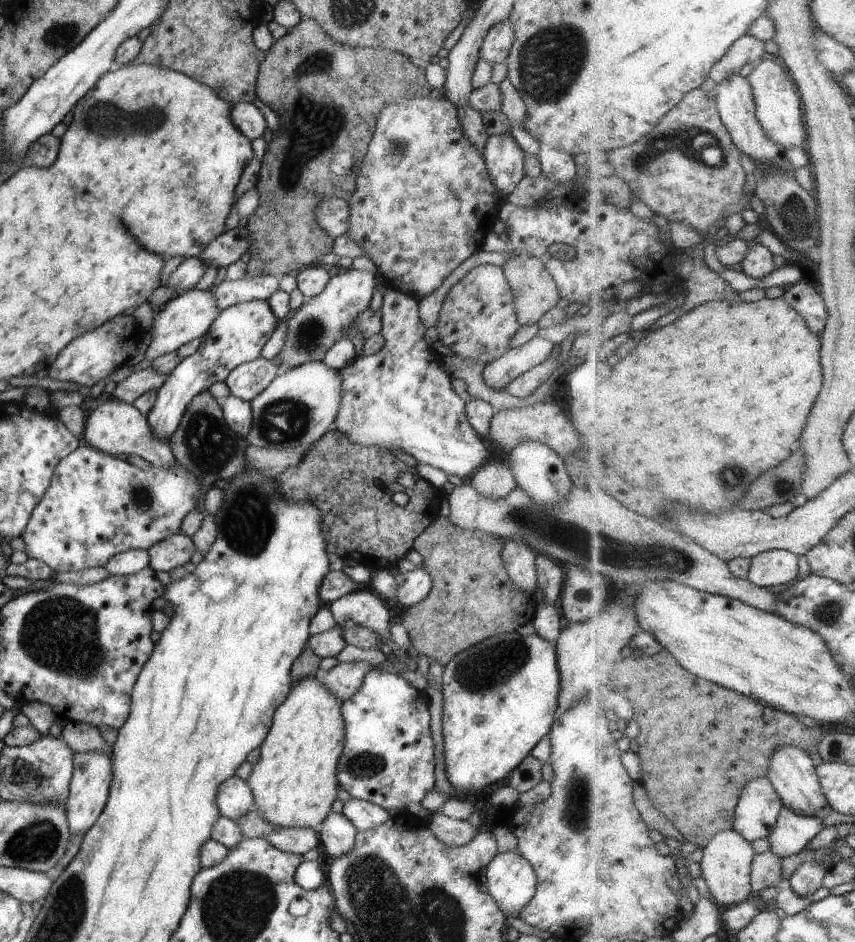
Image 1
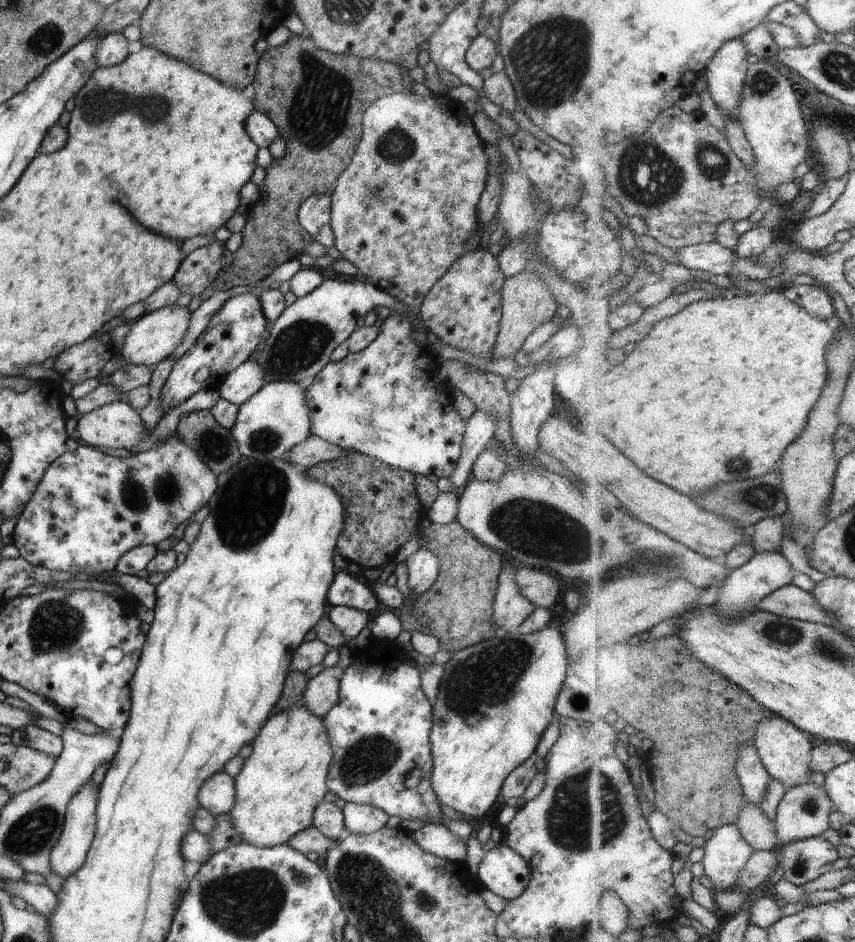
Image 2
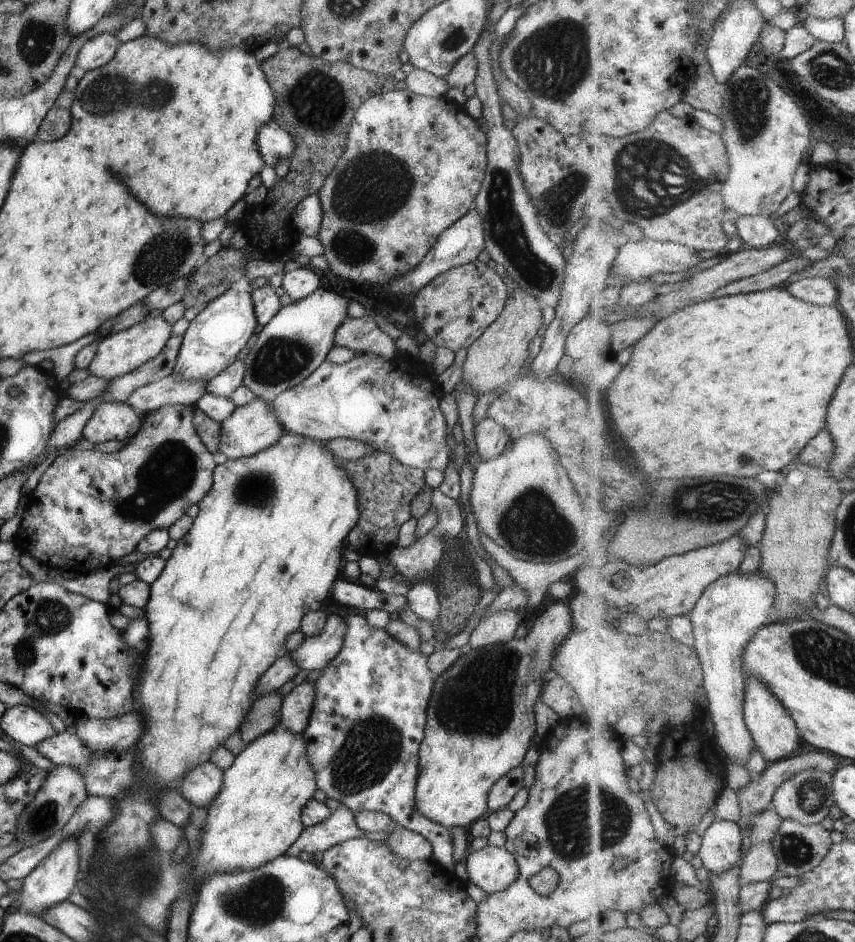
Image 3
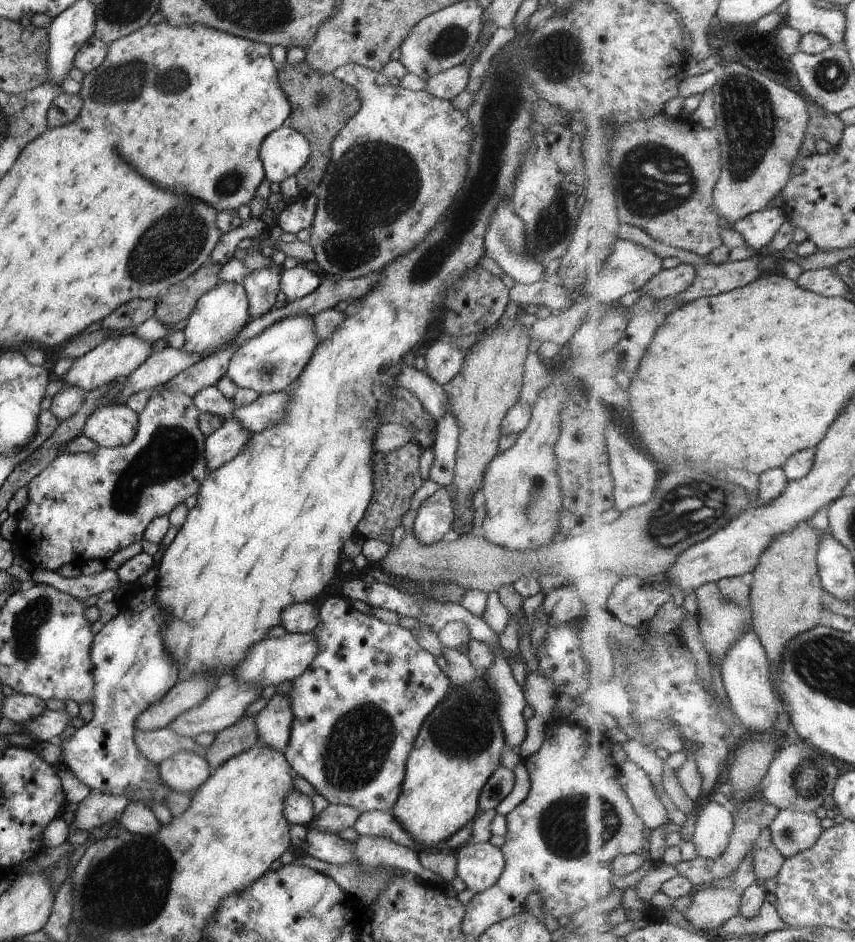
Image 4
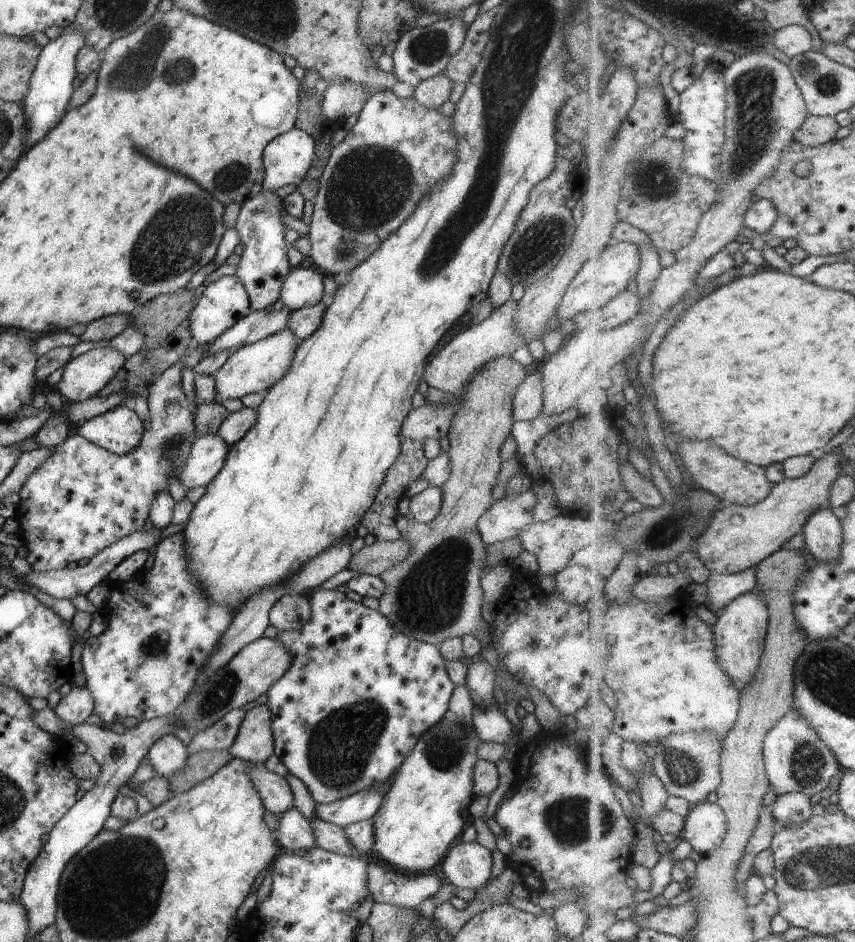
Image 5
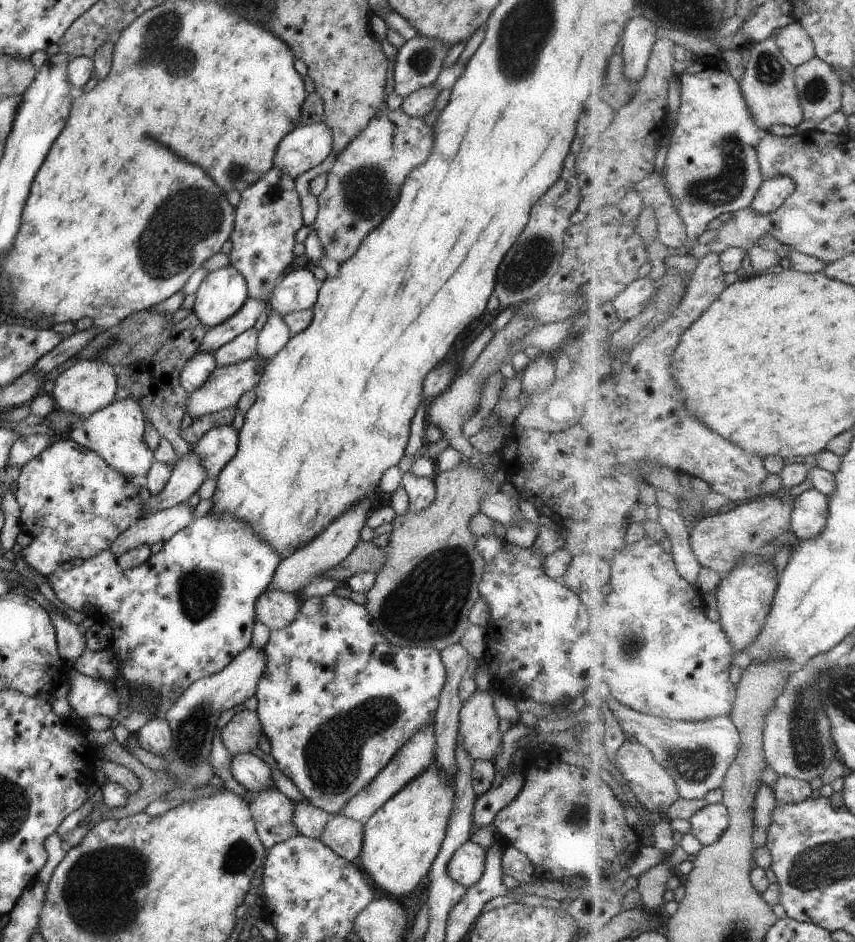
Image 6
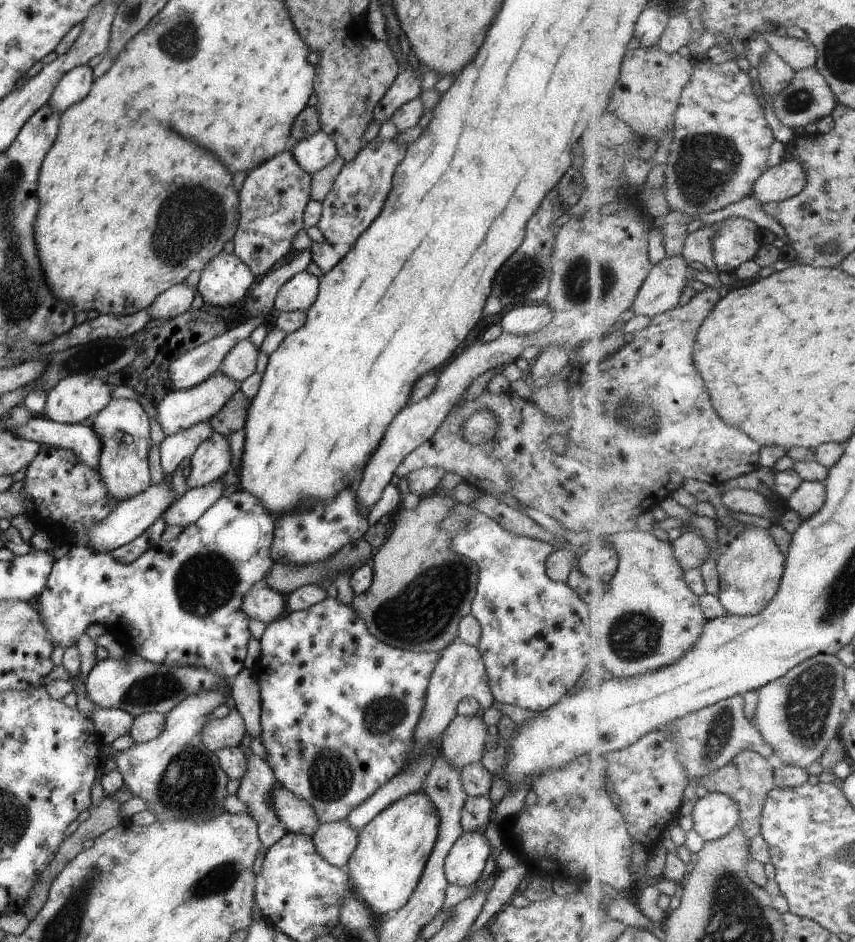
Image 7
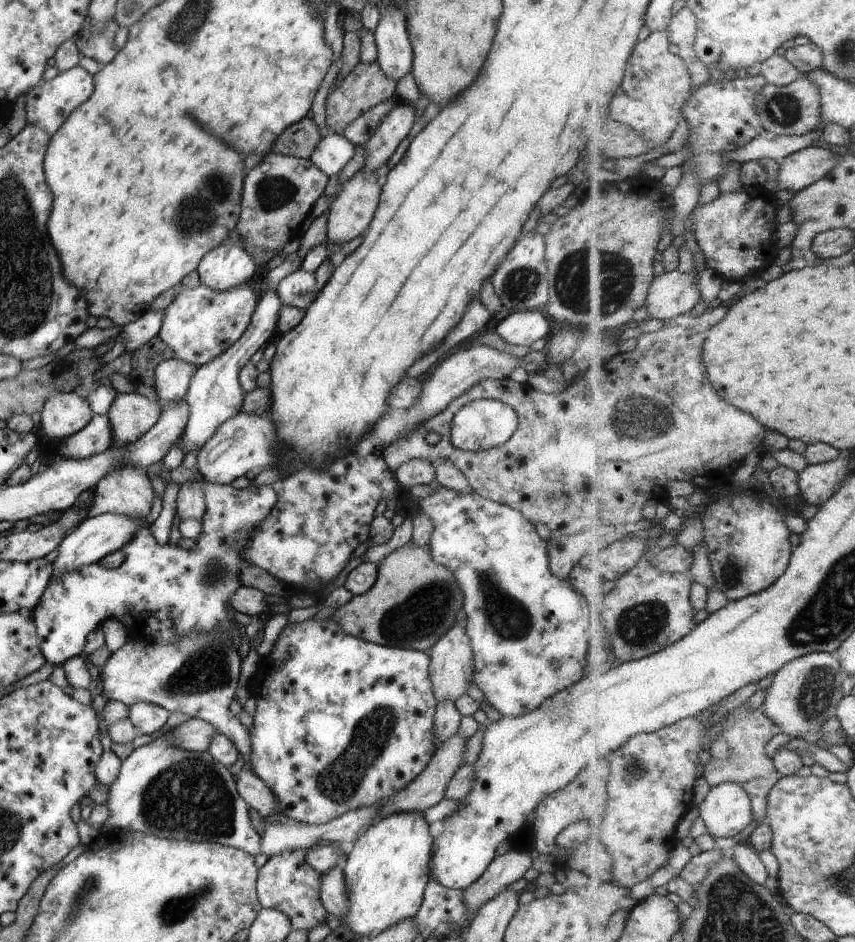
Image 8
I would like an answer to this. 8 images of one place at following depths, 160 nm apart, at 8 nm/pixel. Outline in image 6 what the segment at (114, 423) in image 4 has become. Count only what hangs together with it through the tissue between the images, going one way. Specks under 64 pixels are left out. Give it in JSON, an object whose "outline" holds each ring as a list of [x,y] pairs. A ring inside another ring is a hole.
{"outline":[[[133,399],[113,400],[106,407],[92,412],[80,425],[68,432],[68,438],[96,452],[110,467],[126,477],[144,477],[153,462],[153,451],[143,440],[145,418]]]}

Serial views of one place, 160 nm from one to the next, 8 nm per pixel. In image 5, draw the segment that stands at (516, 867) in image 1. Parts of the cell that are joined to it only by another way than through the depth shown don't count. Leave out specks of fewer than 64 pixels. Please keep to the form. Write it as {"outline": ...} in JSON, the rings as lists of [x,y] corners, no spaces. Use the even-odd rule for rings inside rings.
{"outline":[[[462,838],[455,840],[439,864],[444,879],[450,882],[453,888],[475,891],[483,886],[491,876],[491,853],[485,847],[475,843],[475,841],[467,843]]]}

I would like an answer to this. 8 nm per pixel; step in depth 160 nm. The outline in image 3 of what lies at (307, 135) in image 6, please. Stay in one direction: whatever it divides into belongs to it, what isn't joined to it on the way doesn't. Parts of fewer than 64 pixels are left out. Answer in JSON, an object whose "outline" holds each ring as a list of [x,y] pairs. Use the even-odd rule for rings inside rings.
{"outline":[[[274,121],[267,122],[267,126],[259,128],[255,136],[255,145],[263,163],[273,169],[279,161],[289,160],[295,150],[291,134]]]}

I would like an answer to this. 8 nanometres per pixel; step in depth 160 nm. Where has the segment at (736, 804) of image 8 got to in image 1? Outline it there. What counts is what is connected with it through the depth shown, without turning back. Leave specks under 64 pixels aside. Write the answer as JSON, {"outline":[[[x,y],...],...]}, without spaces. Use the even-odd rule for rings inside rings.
{"outline":[[[734,828],[718,832],[712,841],[702,849],[703,857],[700,862],[701,876],[705,880],[711,898],[721,908],[732,907],[744,903],[751,898],[752,890],[752,864],[756,858],[753,845],[741,836]]]}

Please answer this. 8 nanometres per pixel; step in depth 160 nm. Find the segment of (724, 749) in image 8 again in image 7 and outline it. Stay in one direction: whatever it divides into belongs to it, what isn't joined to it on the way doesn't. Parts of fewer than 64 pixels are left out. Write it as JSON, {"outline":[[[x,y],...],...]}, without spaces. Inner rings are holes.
{"outline":[[[753,750],[743,751],[722,769],[706,776],[702,780],[702,786],[710,793],[725,793],[737,801],[740,807],[741,822],[740,827],[744,835],[751,841],[762,834],[762,816],[766,806],[769,793],[777,788],[774,776],[774,769],[765,760],[761,753]]]}

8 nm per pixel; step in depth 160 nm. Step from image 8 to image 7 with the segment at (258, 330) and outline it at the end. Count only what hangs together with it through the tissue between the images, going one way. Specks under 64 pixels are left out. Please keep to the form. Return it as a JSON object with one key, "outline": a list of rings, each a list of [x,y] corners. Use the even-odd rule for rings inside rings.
{"outline":[[[207,421],[191,425],[172,435],[166,435],[159,443],[160,467],[164,475],[171,475],[179,462],[189,456],[195,447],[213,432]]]}

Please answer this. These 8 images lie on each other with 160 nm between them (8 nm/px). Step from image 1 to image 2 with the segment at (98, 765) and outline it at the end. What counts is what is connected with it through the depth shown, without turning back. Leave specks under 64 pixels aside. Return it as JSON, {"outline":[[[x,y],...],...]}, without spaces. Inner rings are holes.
{"outline":[[[91,781],[85,782],[81,790],[77,790],[77,794],[69,800],[67,808],[65,808],[63,826],[57,842],[49,852],[49,869],[59,880],[67,880],[73,872],[77,872],[83,865],[83,860],[91,840],[93,840],[93,830],[95,830],[95,802],[97,802],[97,789],[93,788]]]}

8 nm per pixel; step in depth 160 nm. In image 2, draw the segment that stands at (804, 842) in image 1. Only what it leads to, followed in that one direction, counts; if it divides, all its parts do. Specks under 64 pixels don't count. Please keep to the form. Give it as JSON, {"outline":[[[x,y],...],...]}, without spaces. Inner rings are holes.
{"outline":[[[809,780],[807,784],[786,788],[785,792],[784,797],[778,804],[775,820],[782,846],[793,843],[795,840],[821,837],[821,834],[825,834],[827,830],[831,829],[829,814],[835,809],[825,785],[818,786],[813,780]]]}

